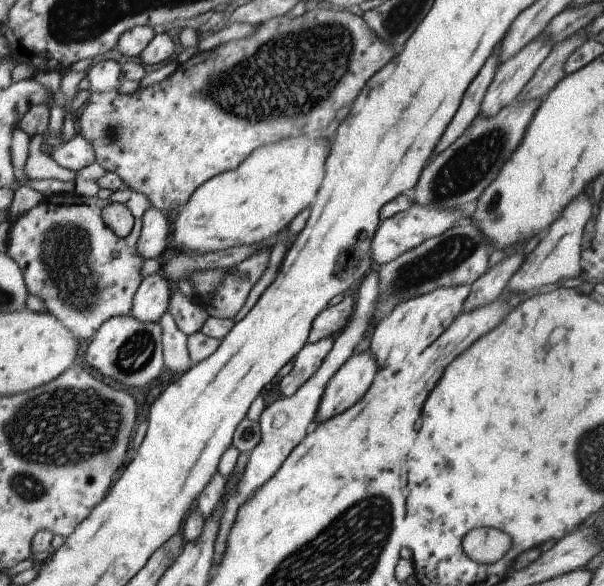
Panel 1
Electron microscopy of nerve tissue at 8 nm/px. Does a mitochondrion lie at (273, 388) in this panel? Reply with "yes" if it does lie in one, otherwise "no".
no

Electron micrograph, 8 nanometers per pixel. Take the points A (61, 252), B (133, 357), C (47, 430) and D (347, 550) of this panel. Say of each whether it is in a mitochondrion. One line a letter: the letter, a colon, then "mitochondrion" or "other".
A: mitochondrion
B: mitochondrion
C: mitochondrion
D: mitochondrion

